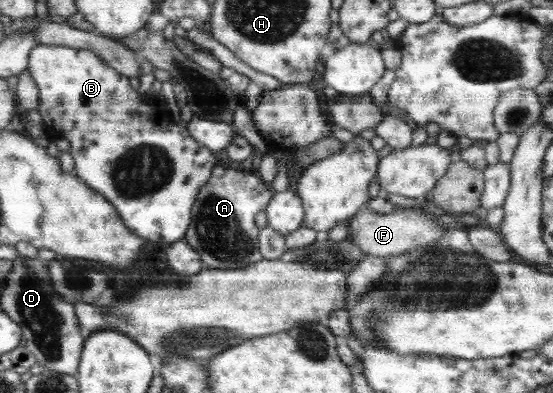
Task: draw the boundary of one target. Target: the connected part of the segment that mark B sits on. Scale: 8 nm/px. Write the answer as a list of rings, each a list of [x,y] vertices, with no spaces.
[[[36,45],[28,57],[27,72],[39,89],[37,110],[42,115],[44,127],[52,126],[57,137],[70,141],[68,152],[74,159],[75,174],[112,204],[126,228],[152,242],[170,244],[185,238],[197,194],[217,164],[215,153],[188,136],[184,124],[172,124],[166,126],[166,130],[156,124],[138,124],[134,102],[140,100],[140,95],[133,90],[128,77],[120,75],[89,48]]]

